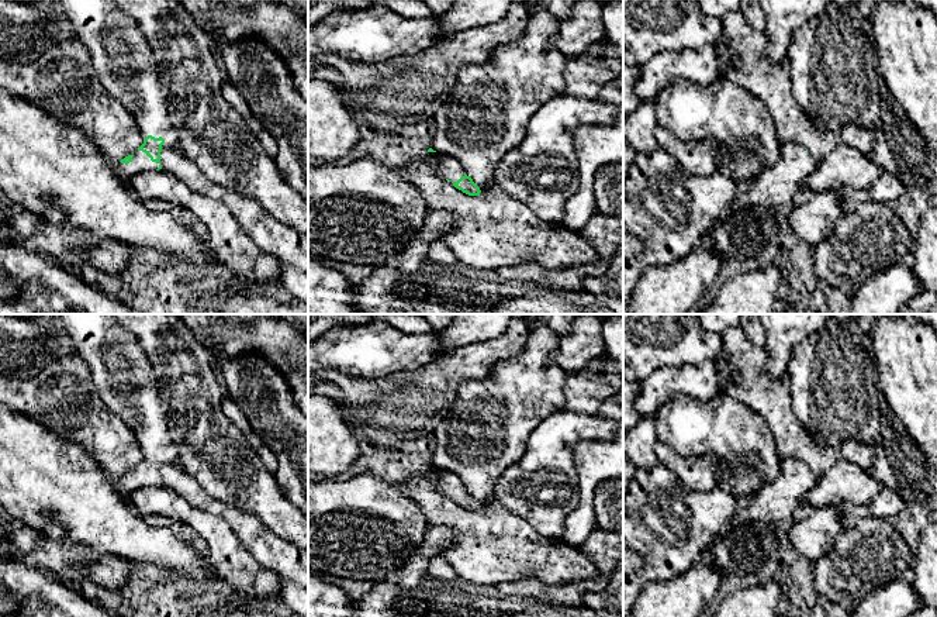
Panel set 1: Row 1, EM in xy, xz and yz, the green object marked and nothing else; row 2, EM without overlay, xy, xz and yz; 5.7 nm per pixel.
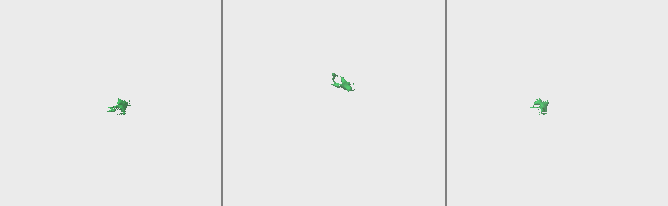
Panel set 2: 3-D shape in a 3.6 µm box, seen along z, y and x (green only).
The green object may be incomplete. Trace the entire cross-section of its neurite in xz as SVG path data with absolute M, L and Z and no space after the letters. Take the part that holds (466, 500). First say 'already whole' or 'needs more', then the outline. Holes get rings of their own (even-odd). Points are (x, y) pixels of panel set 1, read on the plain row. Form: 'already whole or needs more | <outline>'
needs more | M443 470L436 480L442 493L452 497L453 501L468 511L478 511L488 507L488 501L478 501L466 490L463 482L454 473Z

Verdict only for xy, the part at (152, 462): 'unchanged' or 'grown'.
grown

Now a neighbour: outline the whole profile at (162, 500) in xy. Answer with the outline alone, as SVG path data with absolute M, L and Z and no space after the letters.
M163 485L134 489L128 501L141 516L156 513L193 527L207 545L210 563L217 576L241 594L248 596L252 602L280 599L284 579L260 565L218 516L193 507Z

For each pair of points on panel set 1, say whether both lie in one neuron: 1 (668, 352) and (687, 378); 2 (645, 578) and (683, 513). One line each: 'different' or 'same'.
1: different
2: same

